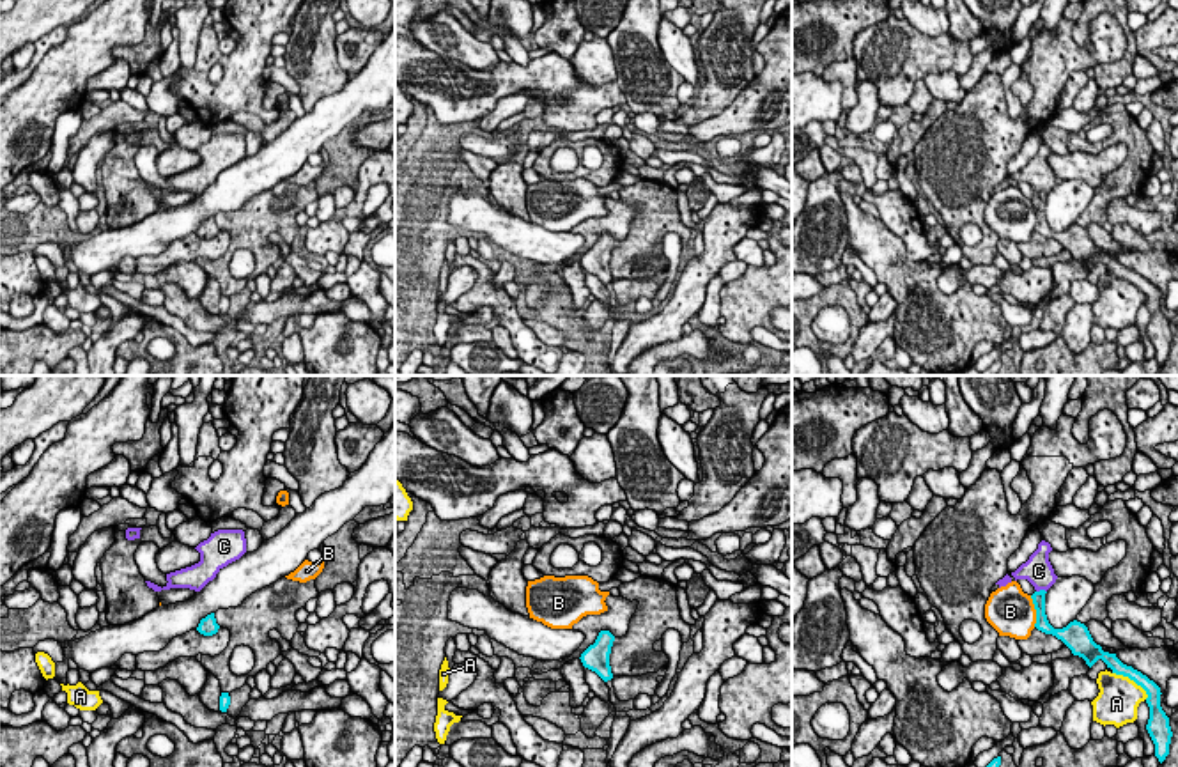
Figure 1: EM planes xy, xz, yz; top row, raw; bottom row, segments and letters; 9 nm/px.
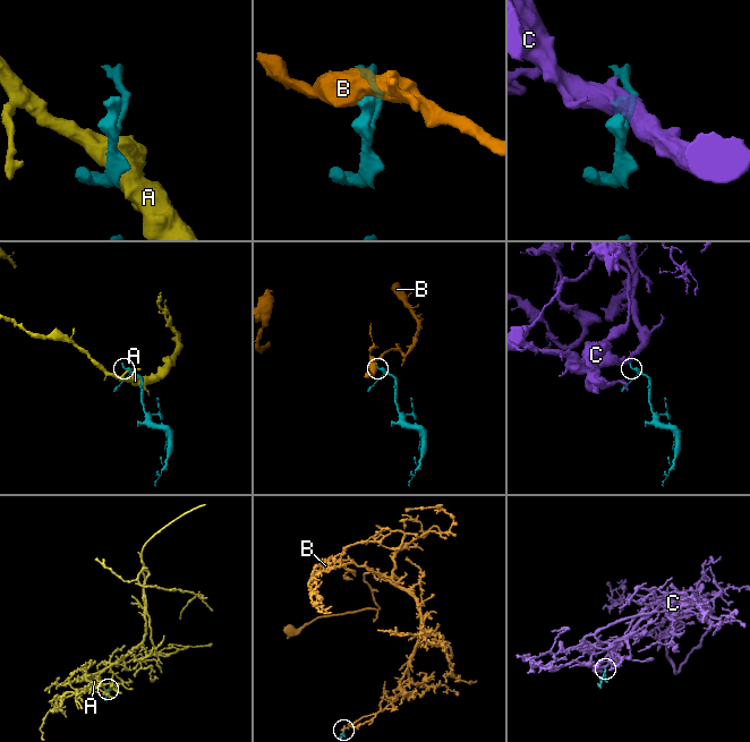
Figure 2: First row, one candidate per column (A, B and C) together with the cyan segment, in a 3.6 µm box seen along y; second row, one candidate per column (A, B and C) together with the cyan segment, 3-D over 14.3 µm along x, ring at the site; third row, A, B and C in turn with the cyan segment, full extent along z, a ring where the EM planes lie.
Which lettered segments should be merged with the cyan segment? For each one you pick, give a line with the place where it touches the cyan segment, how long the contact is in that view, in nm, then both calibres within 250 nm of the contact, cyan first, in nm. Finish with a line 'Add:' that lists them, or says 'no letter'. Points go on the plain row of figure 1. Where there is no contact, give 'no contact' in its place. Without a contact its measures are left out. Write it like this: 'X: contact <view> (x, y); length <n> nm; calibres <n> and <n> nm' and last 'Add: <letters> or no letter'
C: contact yz (1040, 193); length 100 nm; calibres 130 and 260 nm
Add: C

